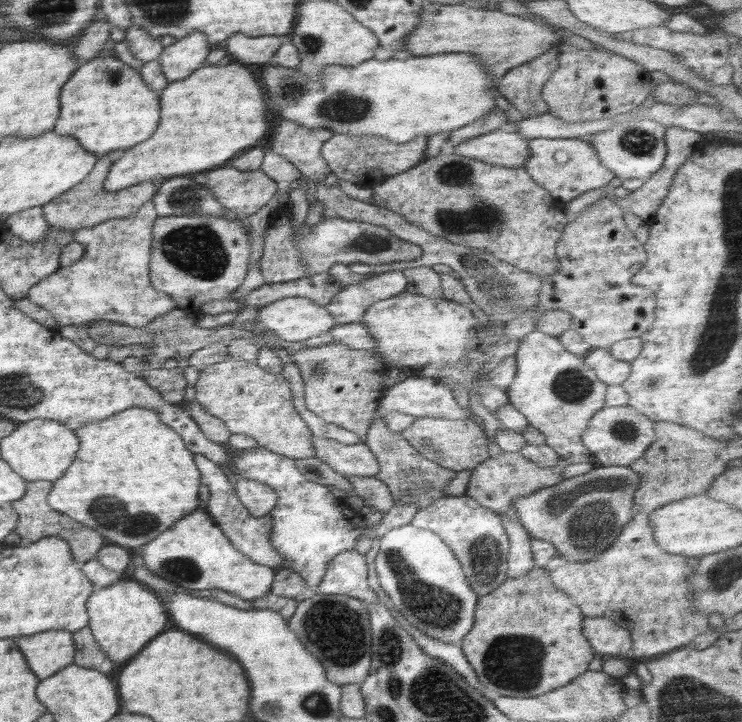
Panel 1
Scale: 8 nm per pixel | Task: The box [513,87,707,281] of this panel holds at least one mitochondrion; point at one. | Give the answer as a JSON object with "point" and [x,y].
{"point":[638,142]}

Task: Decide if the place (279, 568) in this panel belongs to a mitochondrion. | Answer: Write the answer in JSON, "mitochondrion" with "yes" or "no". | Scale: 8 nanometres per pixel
{"mitochondrion":"no"}

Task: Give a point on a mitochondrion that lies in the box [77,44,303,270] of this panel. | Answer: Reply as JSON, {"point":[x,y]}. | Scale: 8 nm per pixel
{"point":[190,197]}

